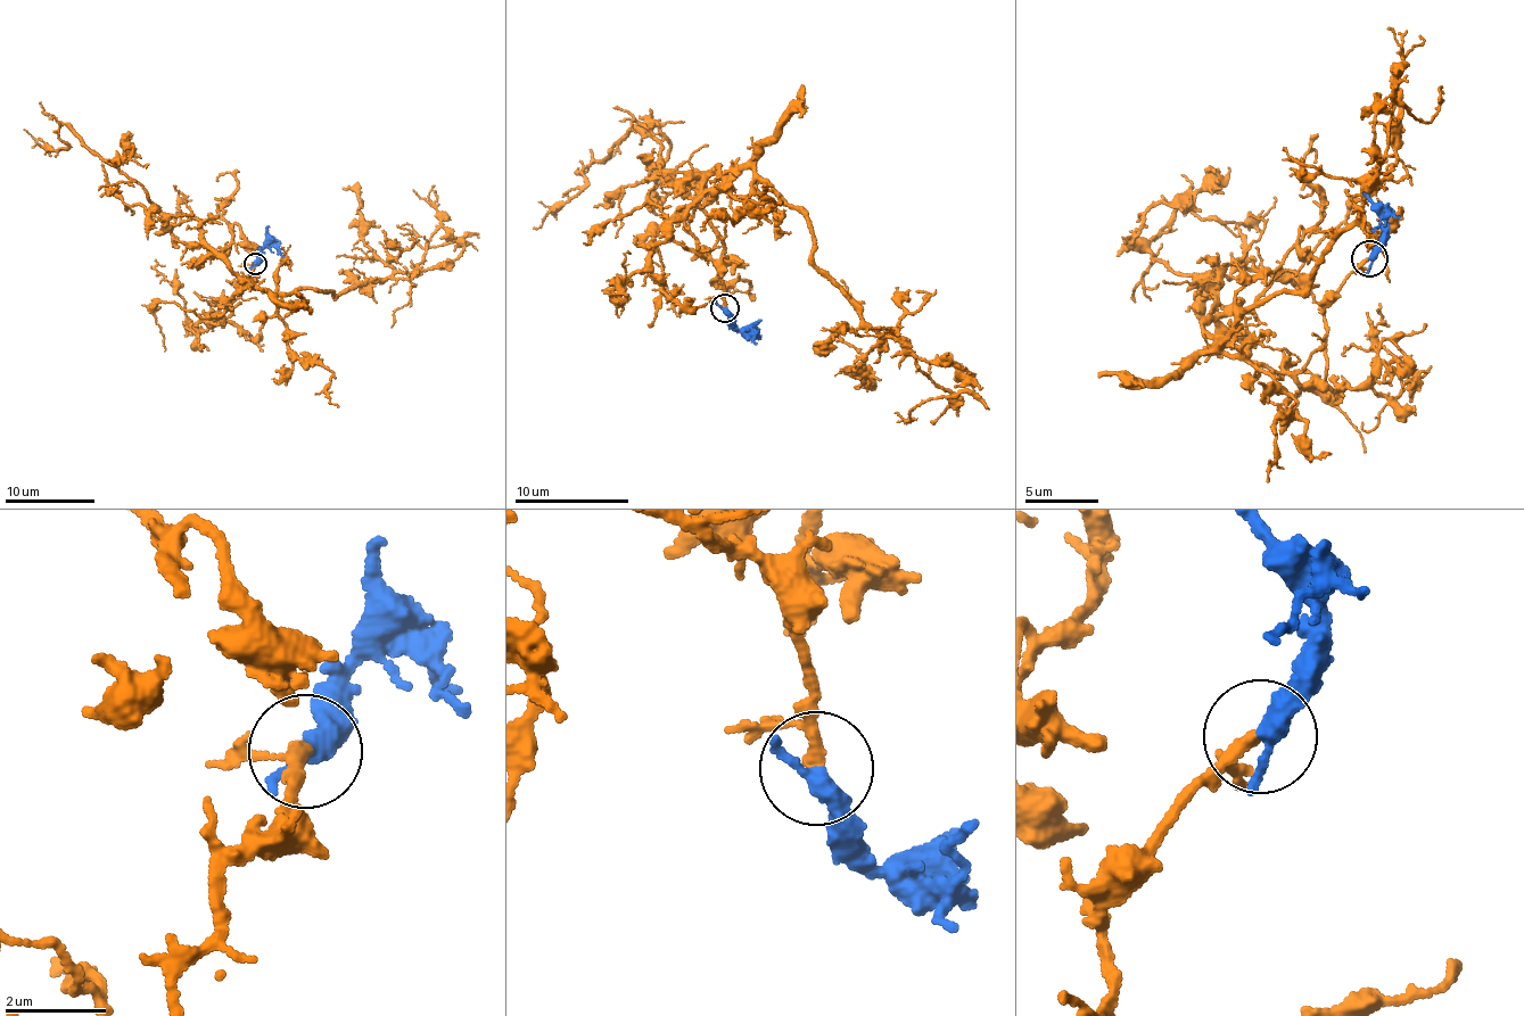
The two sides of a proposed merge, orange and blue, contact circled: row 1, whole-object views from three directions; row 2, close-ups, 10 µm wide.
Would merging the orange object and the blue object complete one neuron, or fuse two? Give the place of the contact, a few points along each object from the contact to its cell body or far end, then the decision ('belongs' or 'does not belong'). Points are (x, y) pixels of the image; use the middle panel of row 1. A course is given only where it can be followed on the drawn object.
at (725, 307); orange runs (725, 308), (685, 211), (750, 168), (805, 217), (814, 265), (862, 316), (966, 370), (962, 388), (897, 421); blue runs (725, 308), (731, 324), (742, 331), (752, 333), (760, 321); belongs

